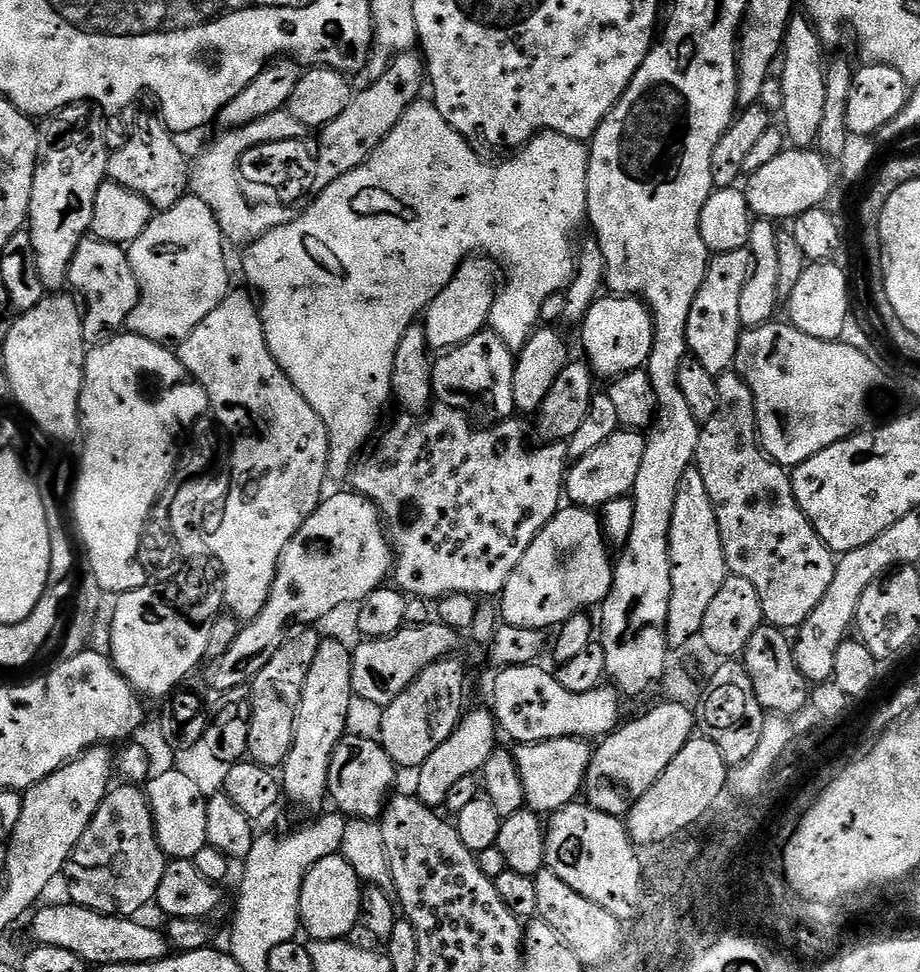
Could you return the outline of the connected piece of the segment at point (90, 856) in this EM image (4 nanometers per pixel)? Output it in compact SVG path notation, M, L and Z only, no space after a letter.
M132 782L121 785L121 788L113 787L98 806L90 826L86 826L82 838L78 838L78 846L74 846L72 859L64 868L63 875L68 876L67 899L71 903L100 912L103 916L132 918L140 914L136 912L155 901L156 891L162 883L162 874L169 861L156 837L156 827L145 789Z

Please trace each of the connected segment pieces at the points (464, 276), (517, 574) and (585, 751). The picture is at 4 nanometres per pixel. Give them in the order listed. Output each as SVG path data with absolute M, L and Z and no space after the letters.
M477 255L463 260L456 269L454 278L450 278L446 290L442 290L442 294L438 294L438 298L430 302L430 306L422 313L424 341L428 343L429 349L456 348L477 336L479 332L485 331L489 327L488 319L496 301L497 291L498 268L493 261L486 256Z
M561 507L534 542L530 542L530 550L522 554L522 562L510 574L498 600L498 612L504 624L555 629L572 616L603 604L612 589L614 560L608 557L608 544L596 516L599 515L587 508Z
M574 736L554 738L550 742L516 744L514 755L522 780L527 811L551 814L573 803L584 791L584 779L592 761L593 751L593 745L587 739Z

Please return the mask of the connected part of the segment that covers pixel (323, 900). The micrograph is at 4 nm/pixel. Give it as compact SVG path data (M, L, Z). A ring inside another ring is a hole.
M341 854L322 858L309 869L302 882L299 923L313 941L343 940L360 922L362 881Z

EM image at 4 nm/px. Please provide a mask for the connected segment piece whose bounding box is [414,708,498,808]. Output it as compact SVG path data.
M489 709L467 711L460 719L455 733L442 743L438 749L426 758L426 762L416 770L416 798L431 808L441 807L446 798L447 790L463 777L477 775L496 747L495 738L498 737L498 725L495 716Z

